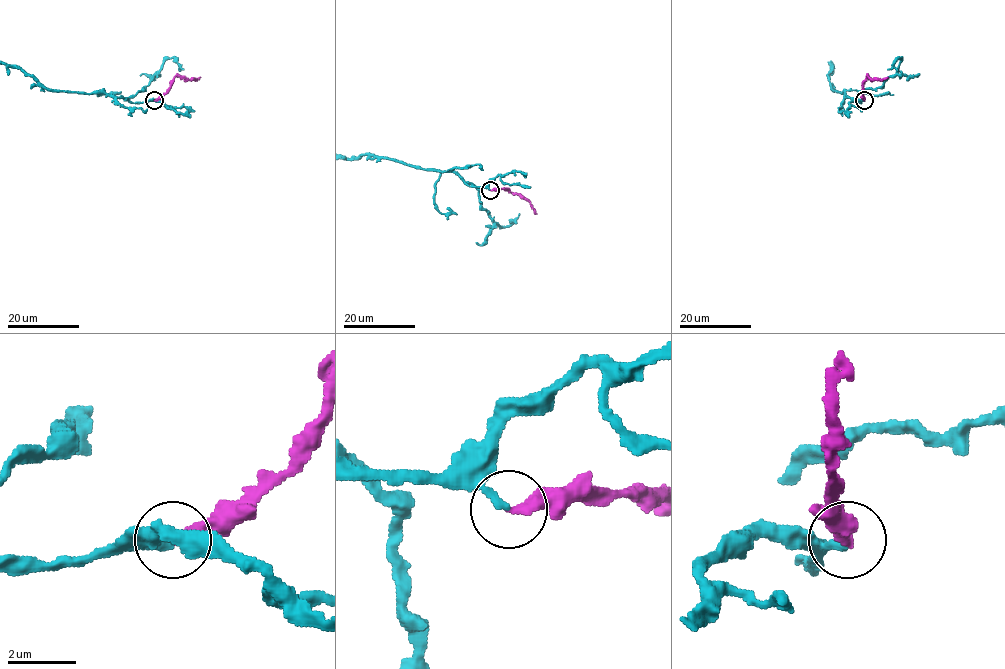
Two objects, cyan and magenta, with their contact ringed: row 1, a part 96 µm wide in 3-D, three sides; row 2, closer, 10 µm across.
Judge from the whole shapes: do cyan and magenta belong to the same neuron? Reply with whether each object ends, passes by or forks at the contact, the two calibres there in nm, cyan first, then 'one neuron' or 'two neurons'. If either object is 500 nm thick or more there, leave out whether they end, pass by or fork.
cyan ends; magenta ends; calibres 200 and 360 nm; one neuron

